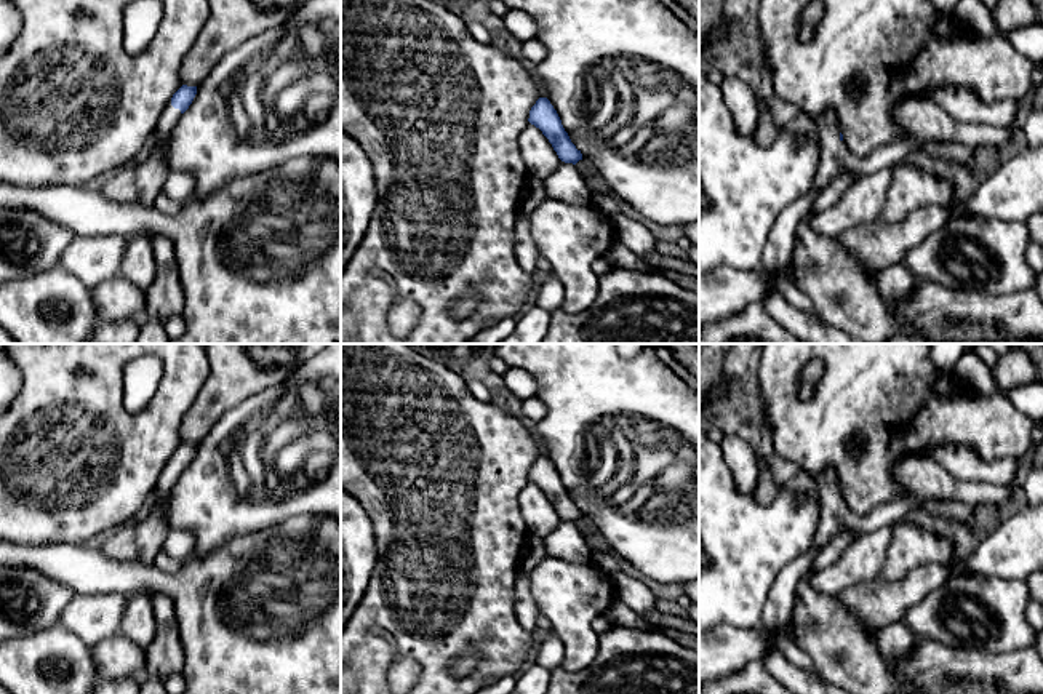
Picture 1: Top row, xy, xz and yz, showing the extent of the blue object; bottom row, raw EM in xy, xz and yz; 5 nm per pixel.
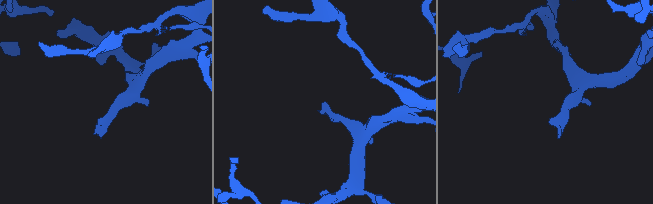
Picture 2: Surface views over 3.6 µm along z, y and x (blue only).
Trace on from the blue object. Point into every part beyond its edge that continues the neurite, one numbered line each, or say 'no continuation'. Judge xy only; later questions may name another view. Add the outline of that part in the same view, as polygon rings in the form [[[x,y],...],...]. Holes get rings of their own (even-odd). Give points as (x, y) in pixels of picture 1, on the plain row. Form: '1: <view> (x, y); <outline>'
1: xy (143, 541); [[[166,462],[157,481],[157,504],[141,523],[128,523],[98,540],[101,552],[117,561],[141,561],[154,564],[168,536],[170,524],[165,520],[165,504],[170,501],[173,486],[181,469]]]

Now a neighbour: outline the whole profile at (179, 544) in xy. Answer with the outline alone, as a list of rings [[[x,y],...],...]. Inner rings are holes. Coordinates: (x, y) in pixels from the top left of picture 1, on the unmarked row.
[[[170,531],[162,552],[173,560],[187,560],[195,547],[195,539],[189,531]]]

